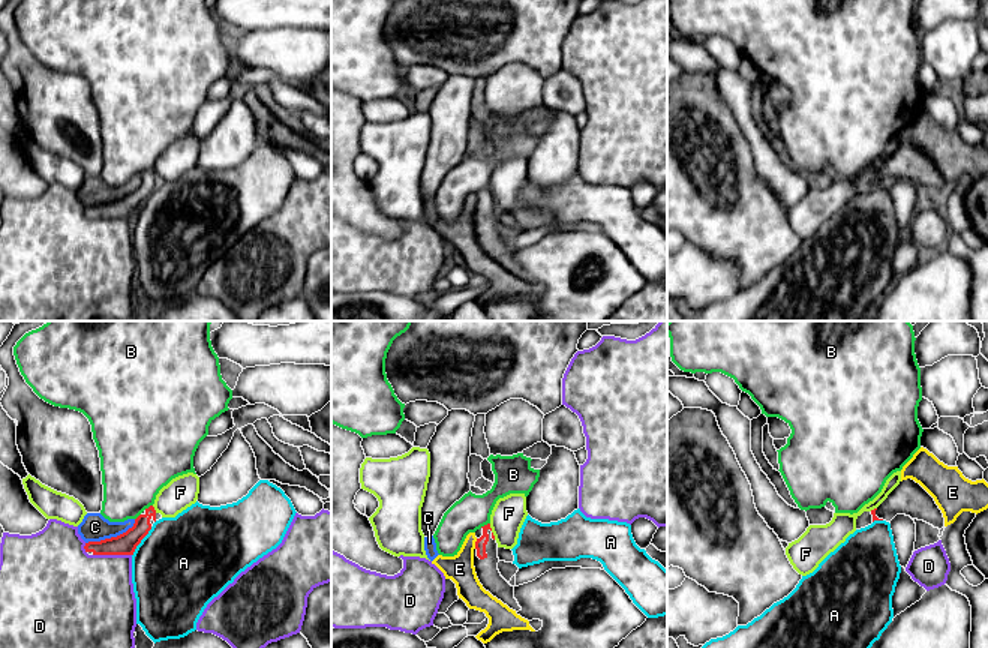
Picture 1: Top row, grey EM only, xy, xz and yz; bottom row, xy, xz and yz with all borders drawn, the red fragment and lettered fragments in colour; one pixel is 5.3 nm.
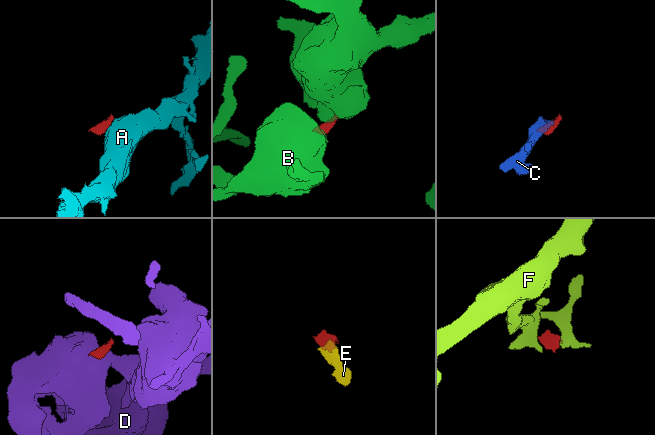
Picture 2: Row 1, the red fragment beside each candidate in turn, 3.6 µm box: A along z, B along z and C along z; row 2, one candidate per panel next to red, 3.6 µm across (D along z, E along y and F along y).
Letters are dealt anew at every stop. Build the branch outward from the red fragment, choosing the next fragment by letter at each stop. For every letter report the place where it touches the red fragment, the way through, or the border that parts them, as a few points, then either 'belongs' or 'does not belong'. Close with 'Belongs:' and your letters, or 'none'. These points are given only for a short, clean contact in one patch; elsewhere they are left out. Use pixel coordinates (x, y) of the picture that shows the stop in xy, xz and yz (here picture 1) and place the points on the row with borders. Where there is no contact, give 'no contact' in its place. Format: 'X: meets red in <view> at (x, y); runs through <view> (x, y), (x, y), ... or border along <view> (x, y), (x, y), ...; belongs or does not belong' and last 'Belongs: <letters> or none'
A: meets red in xy at (140, 542); border along xy (152, 527), (132, 555); does not belong
B: meets red in xz at (485, 525); border along xz (489, 522), (480, 527); does not belong
C: meets red in xy at (111, 537); border along xy (135, 519), (131, 527), (116, 536), (86, 543); does not belong
D: meets red in xy at (113, 554); border along xy (93, 554), (131, 555); does not belong
E: meets red in xz at (476, 543); border along xz (477, 539), (474, 548); does not belong
F: meets red in xz at (492, 533); border along xz (489, 524), (495, 539); does not belong
Belongs: none

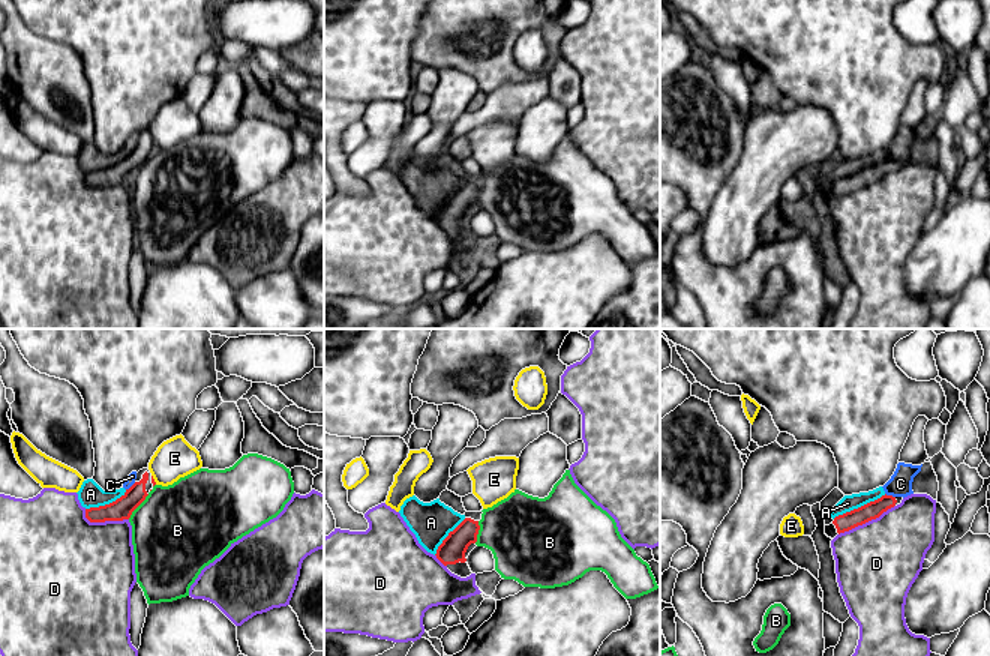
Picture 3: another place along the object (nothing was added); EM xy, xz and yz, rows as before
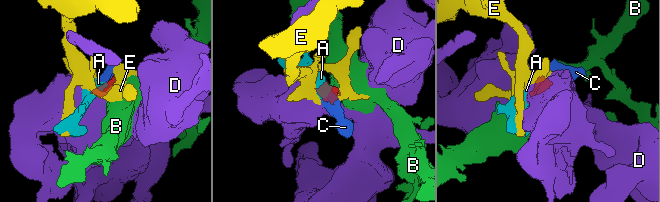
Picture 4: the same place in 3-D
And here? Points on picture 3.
A: meets red in yz at (858, 508); border along yz (885, 494), (833, 518); does not belong
B: meets red in xy at (138, 505); border along xy (149, 494), (128, 518); does not belong
C: meets red in yz at (890, 496); border along yz (885, 493), (894, 497); does not belong
D: meets red in yz at (866, 521); border along yz (894, 505), (878, 517), (839, 535); does not belong
E: meets red in xy at (153, 479); border along xy (152, 475), (156, 484); does not belong
Belongs: none

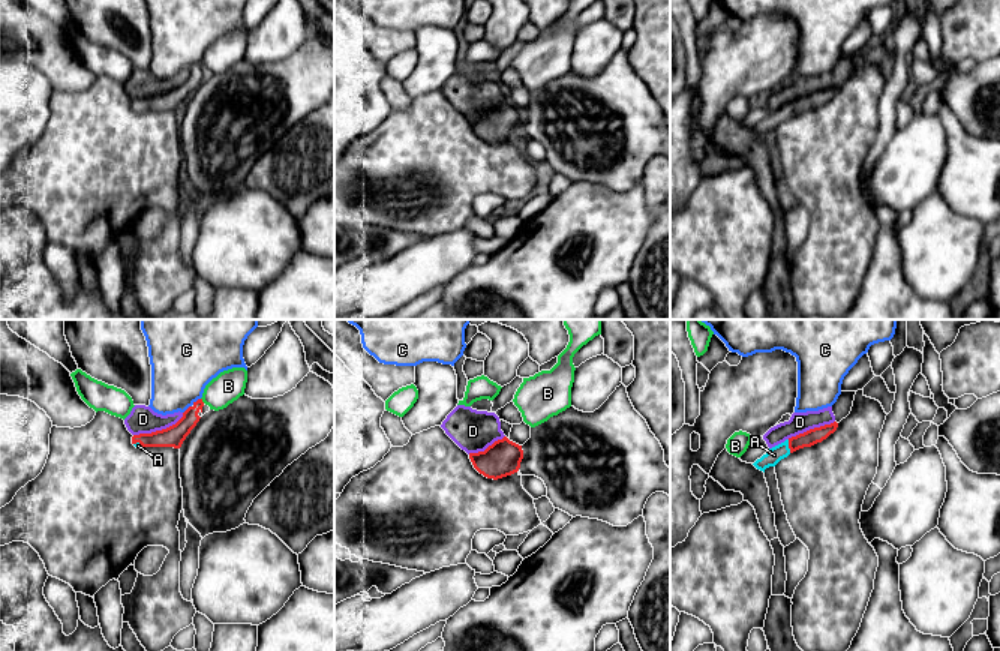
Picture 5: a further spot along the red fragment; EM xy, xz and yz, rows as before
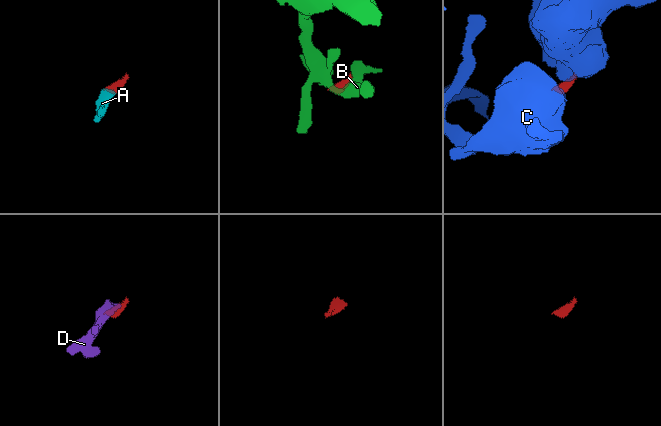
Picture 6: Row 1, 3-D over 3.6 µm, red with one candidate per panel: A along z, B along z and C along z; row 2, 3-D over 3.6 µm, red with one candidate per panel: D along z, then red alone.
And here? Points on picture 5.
A: meets red in yz at (789, 446); runs through yz (811, 437), (789, 446), (774, 455); belongs
B: meets red in xy at (201, 401); border along xy (201, 398), (204, 402); does not belong
C: meets red in xy at (191, 407); border along xy (200, 398), (183, 413); does not belong
D: meets red in xy at (159, 431); border along xy (183, 413), (174, 423), (165, 428), (134, 435); does not belong
Belongs: A

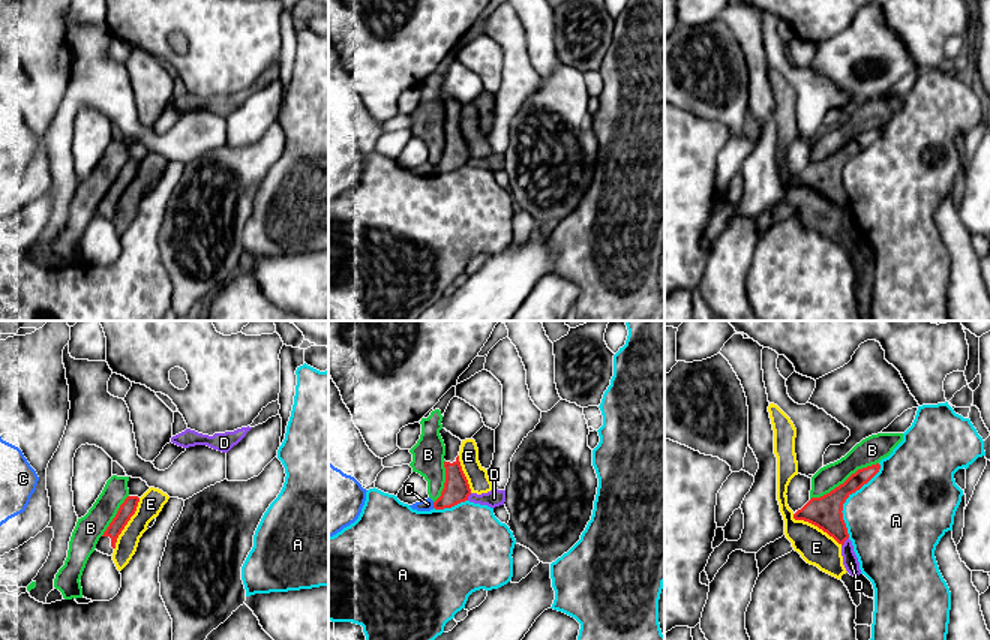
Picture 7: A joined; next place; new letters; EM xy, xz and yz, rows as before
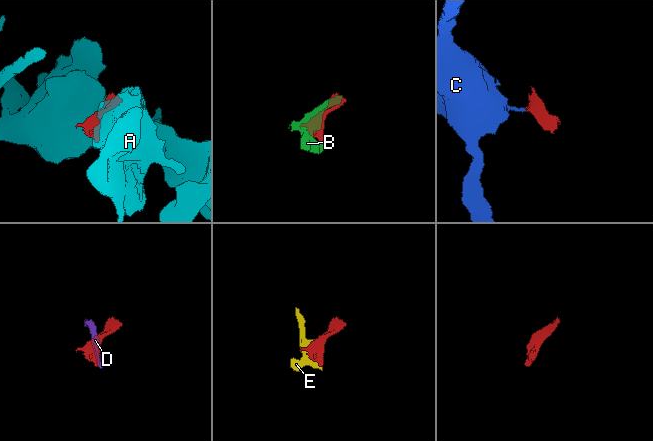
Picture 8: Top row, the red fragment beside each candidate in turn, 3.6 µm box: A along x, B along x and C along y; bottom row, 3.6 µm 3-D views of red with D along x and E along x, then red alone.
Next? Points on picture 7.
A: meets red in yz at (846, 498); does not belong
B: meets red in yz at (845, 481); does not belong
C: meets red in xz at (434, 505); border along xz (432, 502), (434, 507); does not belong
D: meets red in yz at (845, 540); does not belong
E: meets red in yz at (816, 525); does not belong
Belongs: none

